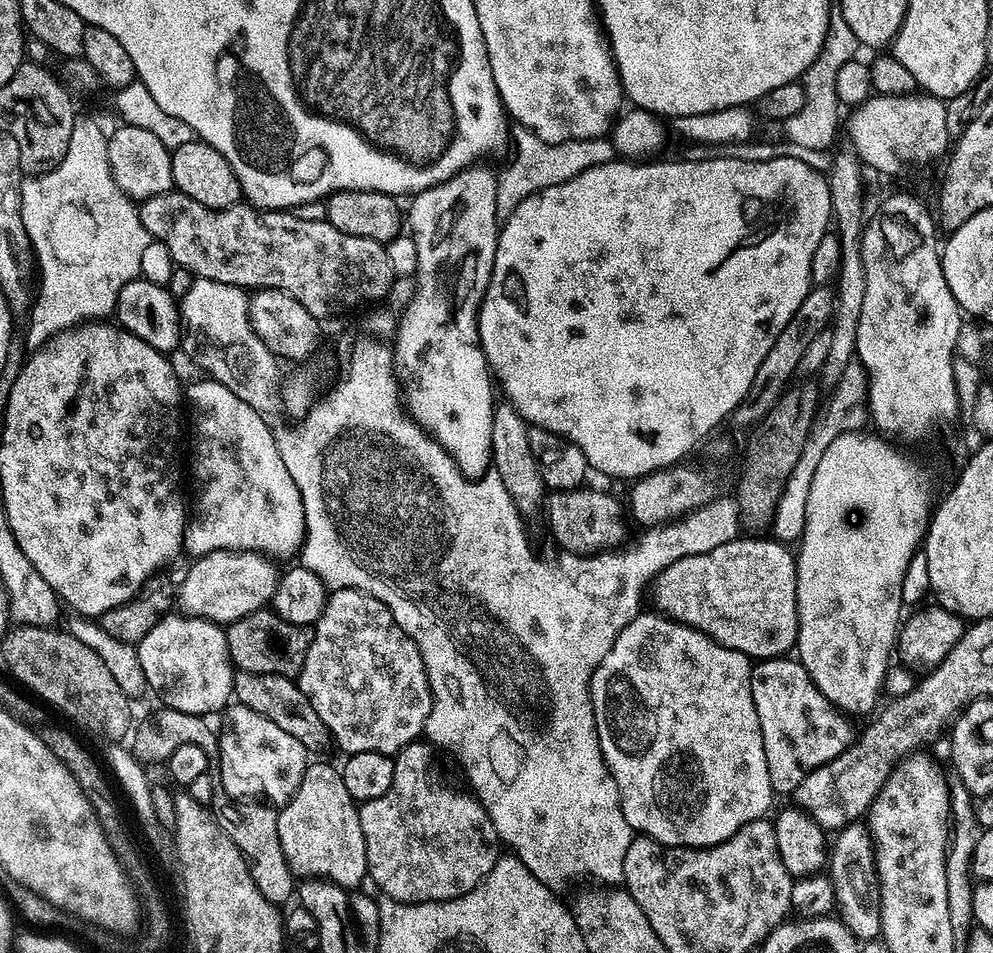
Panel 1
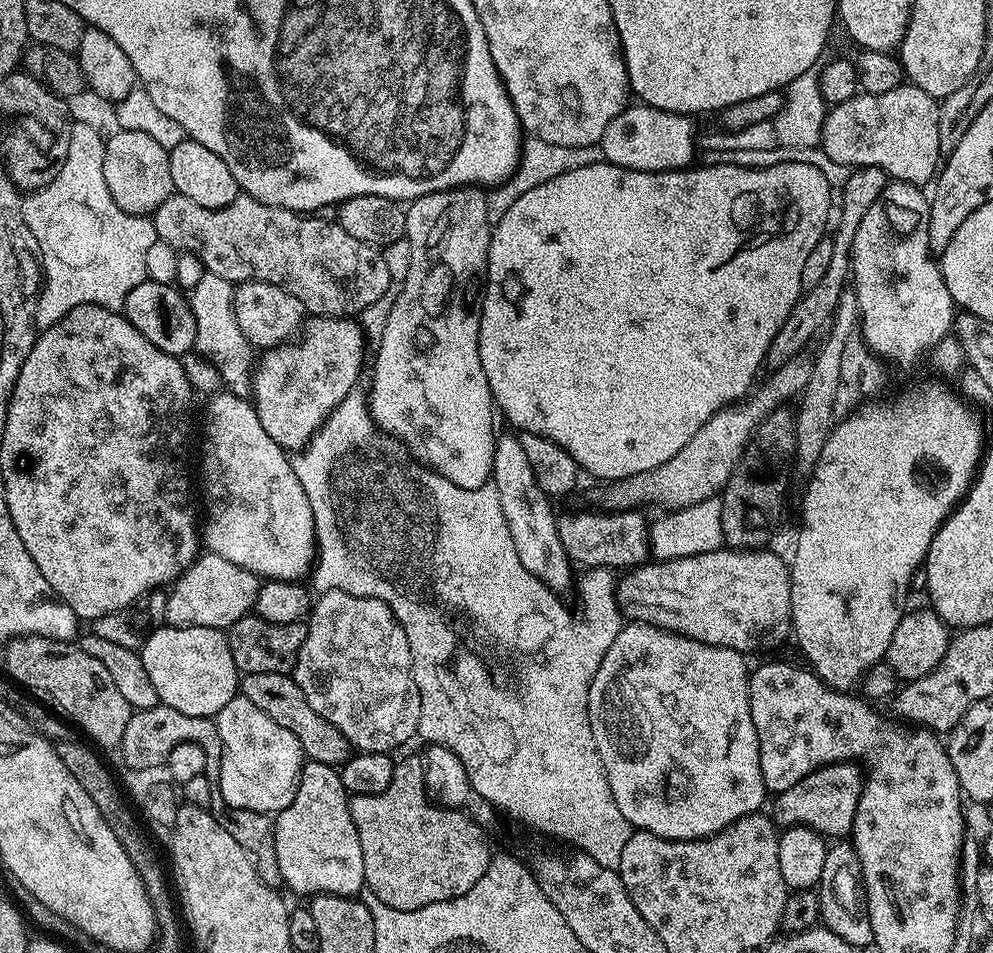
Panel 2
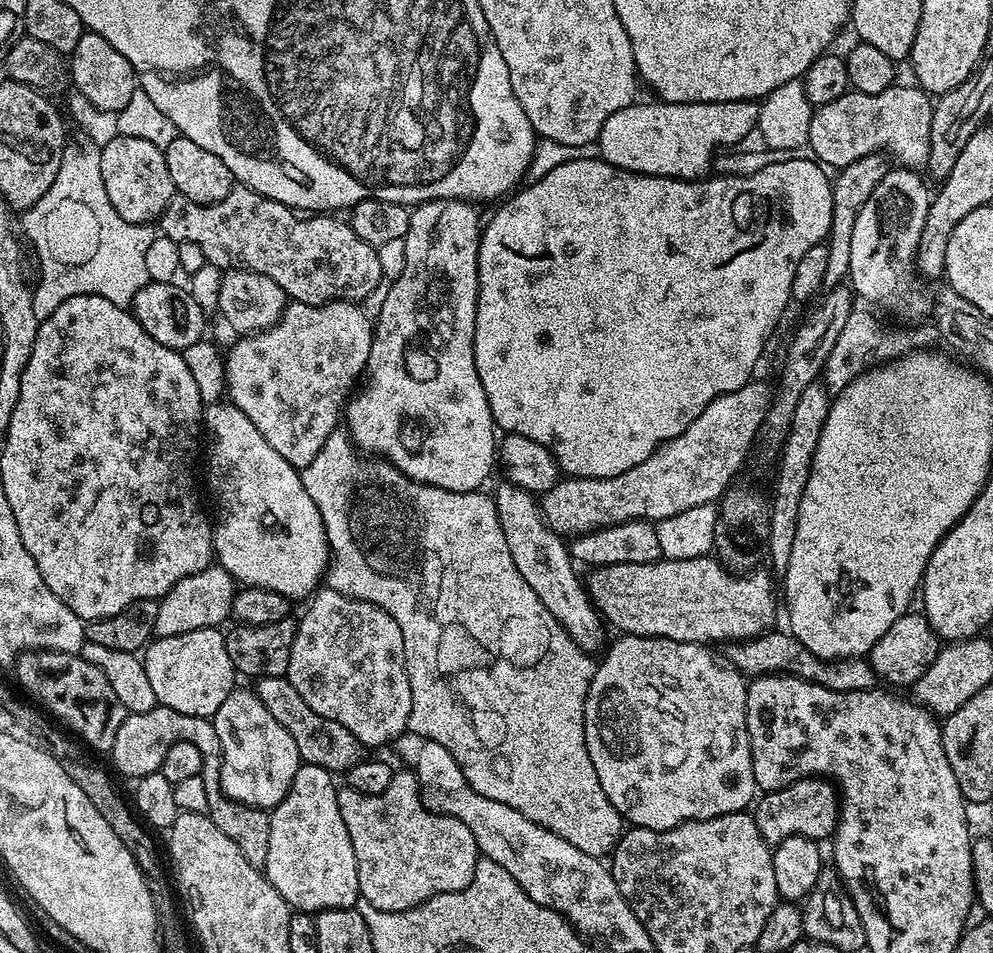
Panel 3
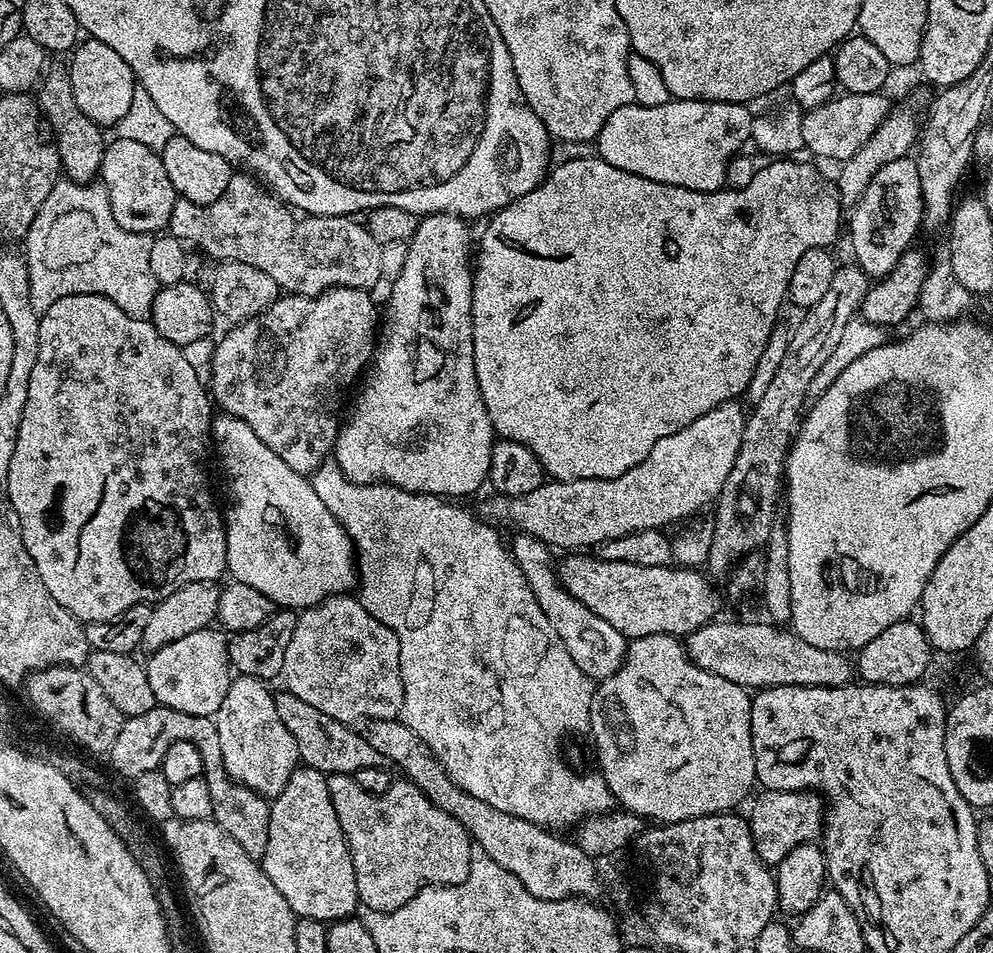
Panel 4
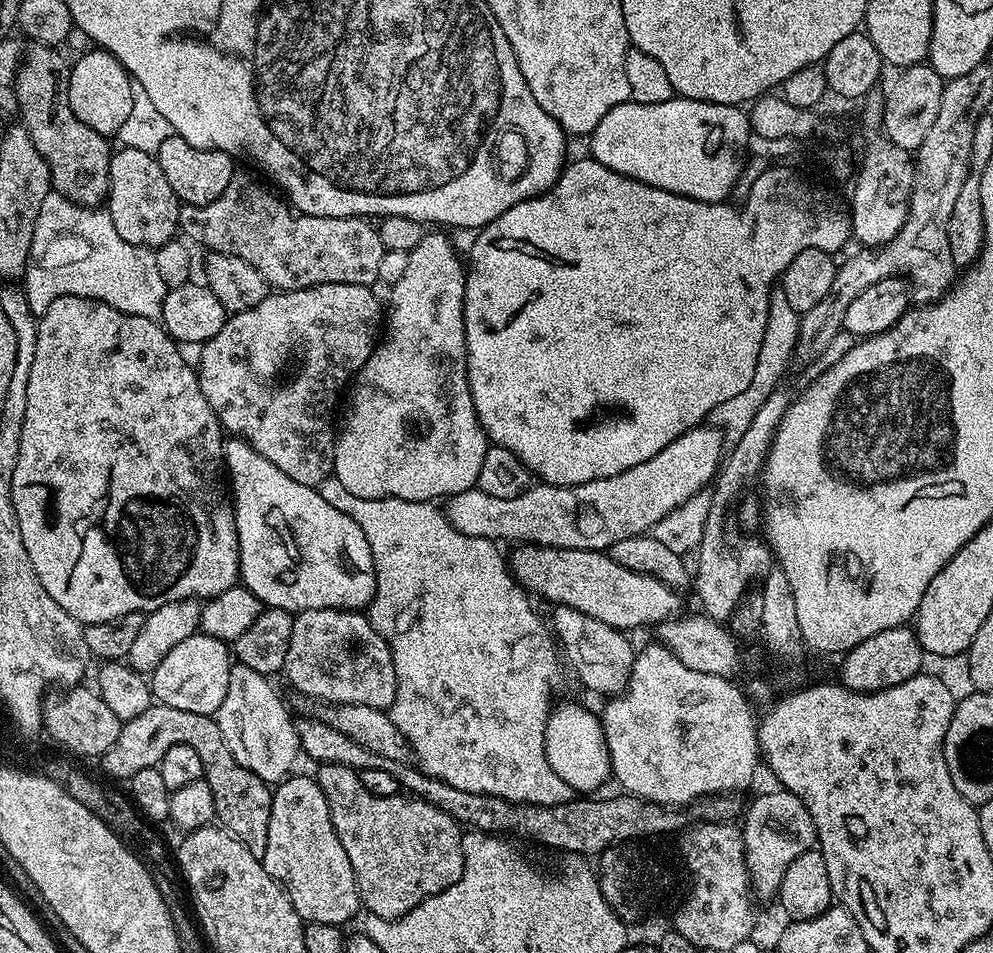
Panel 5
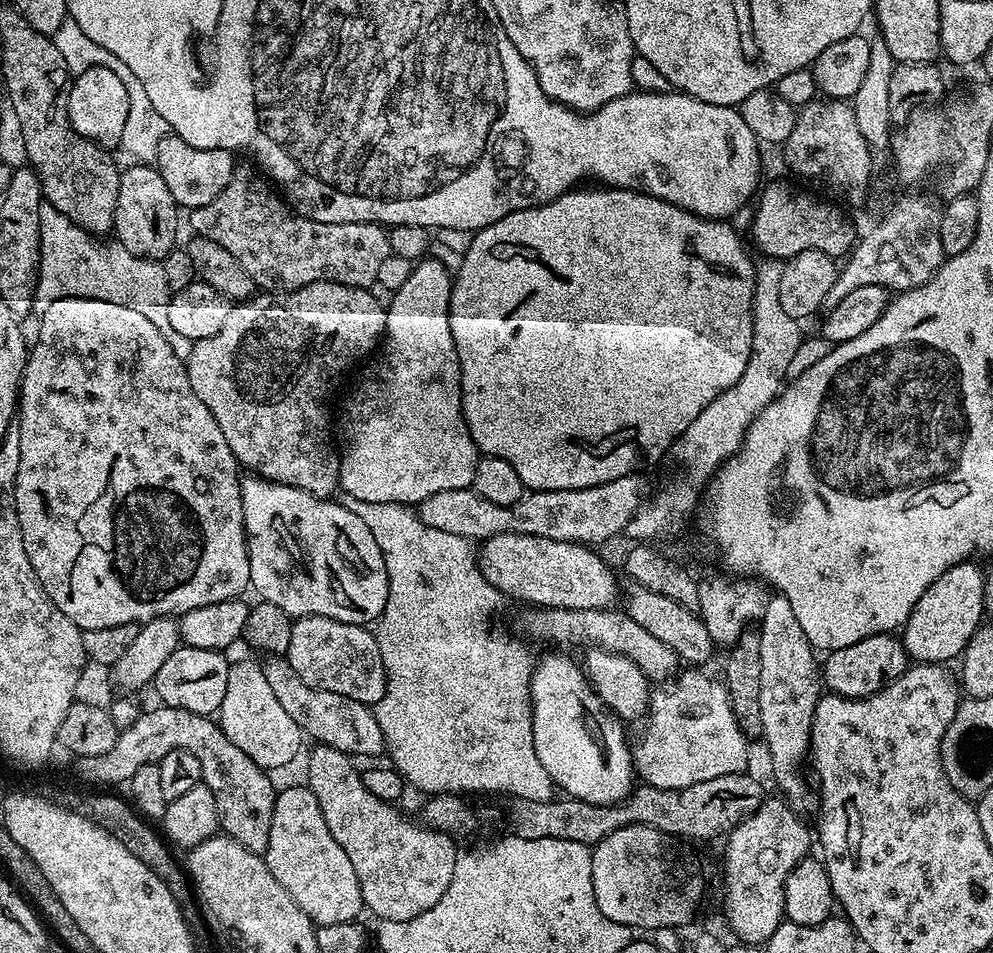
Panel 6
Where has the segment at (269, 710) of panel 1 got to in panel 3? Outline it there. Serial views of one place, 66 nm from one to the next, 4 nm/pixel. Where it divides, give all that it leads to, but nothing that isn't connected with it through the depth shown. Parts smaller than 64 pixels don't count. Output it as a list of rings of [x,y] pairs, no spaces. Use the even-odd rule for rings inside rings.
[[[287,675],[261,676],[255,684],[256,697],[266,706],[266,710],[270,710],[270,714],[274,714],[274,718],[278,718],[278,722],[282,722],[282,726],[286,726],[290,738],[294,738],[298,746],[303,763],[322,766],[333,774],[347,774],[354,766],[358,766],[358,762],[366,759],[364,744],[358,742],[358,738],[354,738],[354,734],[350,734],[342,722],[334,722],[334,718],[322,718],[322,714],[310,710],[306,698],[294,690]]]

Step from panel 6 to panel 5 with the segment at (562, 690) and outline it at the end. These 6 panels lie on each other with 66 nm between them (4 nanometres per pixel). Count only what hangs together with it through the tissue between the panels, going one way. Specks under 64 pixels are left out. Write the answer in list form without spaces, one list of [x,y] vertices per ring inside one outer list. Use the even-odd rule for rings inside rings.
[[[557,703],[548,714],[548,725],[544,735],[546,742],[546,758],[562,778],[572,787],[573,793],[592,794],[595,788],[603,786],[612,776],[612,763],[604,737],[604,725],[601,724],[599,715],[580,704]]]

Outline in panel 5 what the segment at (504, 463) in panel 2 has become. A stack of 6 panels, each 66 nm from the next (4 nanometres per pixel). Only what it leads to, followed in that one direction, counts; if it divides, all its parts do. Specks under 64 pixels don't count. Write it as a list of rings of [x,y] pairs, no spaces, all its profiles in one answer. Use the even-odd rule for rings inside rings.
[[[558,604],[551,611],[550,628],[558,637],[567,667],[569,664],[576,671],[577,678],[592,692],[623,692],[628,685],[637,653],[637,649],[632,648],[631,642],[624,637],[627,635],[621,629],[606,626],[606,622],[598,622],[598,618],[590,618],[570,606]]]

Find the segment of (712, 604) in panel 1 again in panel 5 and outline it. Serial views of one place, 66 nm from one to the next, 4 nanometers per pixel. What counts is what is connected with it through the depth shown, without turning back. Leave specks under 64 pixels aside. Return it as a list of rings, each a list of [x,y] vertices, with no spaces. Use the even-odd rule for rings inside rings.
[[[521,544],[513,549],[512,560],[510,556],[512,577],[533,597],[549,600],[549,605],[570,606],[590,618],[598,618],[598,622],[606,622],[606,626],[621,630],[640,628],[643,624],[657,626],[681,615],[679,591],[656,577],[618,566],[607,551],[543,548],[537,544]]]

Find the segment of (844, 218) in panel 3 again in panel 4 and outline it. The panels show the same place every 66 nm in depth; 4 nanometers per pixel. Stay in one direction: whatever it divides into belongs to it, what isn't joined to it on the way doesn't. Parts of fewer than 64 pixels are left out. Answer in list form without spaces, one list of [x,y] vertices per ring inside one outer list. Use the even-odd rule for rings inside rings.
[[[916,92],[905,104],[900,104],[891,109],[884,121],[877,128],[871,138],[850,159],[839,165],[840,173],[834,176],[834,183],[840,195],[841,205],[852,210],[866,192],[866,188],[878,174],[878,170],[895,159],[907,157],[917,147],[922,135],[922,113],[929,107],[930,96],[924,92]]]

